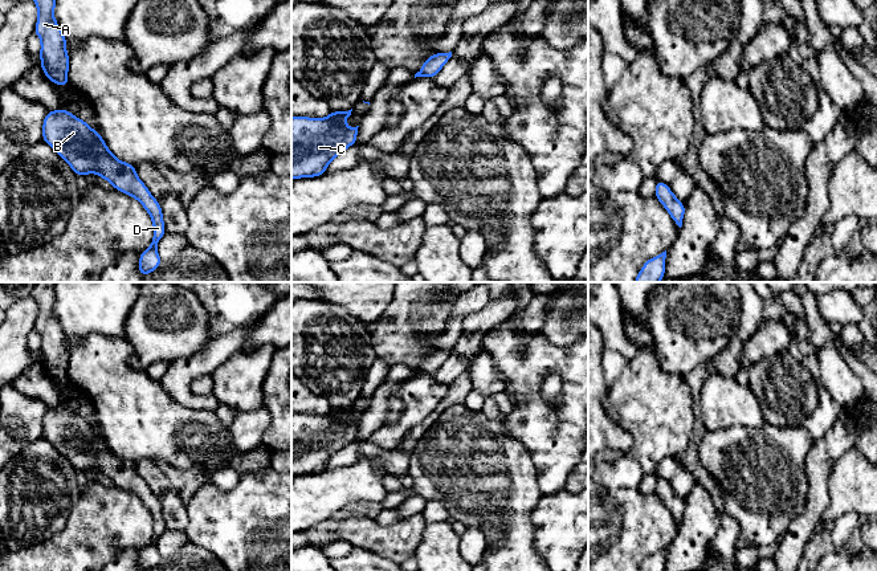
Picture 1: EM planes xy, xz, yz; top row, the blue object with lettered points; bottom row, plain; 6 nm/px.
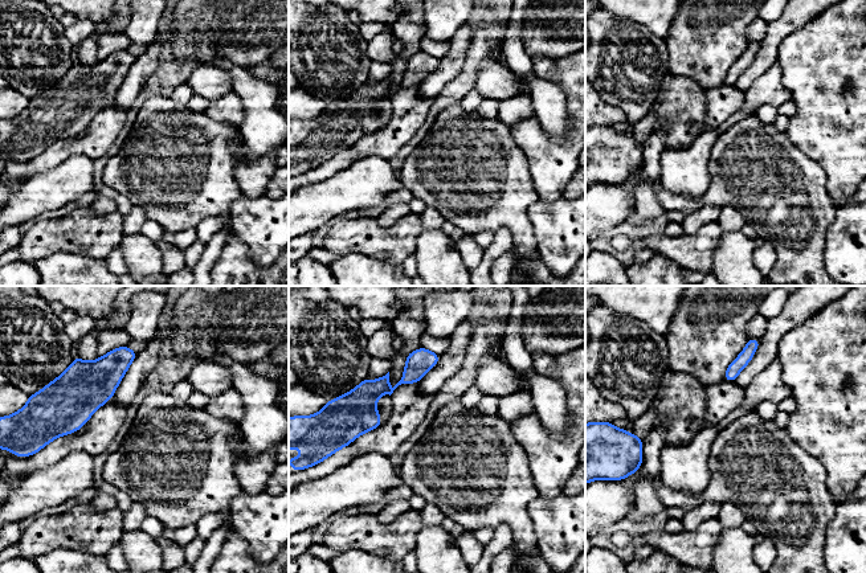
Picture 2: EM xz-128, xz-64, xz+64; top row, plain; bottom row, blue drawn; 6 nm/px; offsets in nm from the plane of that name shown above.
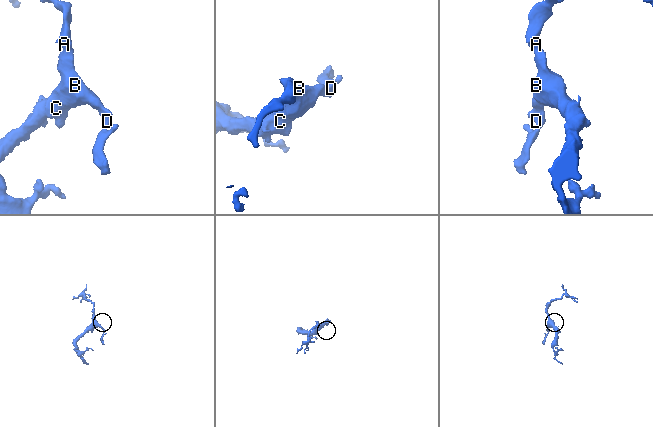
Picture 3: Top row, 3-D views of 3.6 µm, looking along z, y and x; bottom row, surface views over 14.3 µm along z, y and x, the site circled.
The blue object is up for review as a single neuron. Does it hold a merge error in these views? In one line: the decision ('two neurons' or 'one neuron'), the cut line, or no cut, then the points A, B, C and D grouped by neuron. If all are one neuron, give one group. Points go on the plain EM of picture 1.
one neuron; cut none; groups A B C D

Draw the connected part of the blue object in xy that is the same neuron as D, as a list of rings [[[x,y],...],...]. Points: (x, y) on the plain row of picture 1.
[[[65,405],[48,408],[42,428],[42,437],[69,460],[77,473],[95,469],[115,486],[140,498],[152,515],[154,534],[151,542],[140,550],[138,566],[140,571],[155,567],[162,560],[156,542],[164,533],[166,525],[160,501],[136,473],[135,464],[118,457],[97,428]]]

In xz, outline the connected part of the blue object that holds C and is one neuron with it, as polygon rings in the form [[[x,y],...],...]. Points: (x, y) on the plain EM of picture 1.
[[[352,405],[348,408],[333,408],[322,416],[291,415],[291,474],[294,477],[305,473],[315,474],[323,472],[329,460],[336,452],[355,441],[359,423],[348,425],[344,420],[351,408]]]

